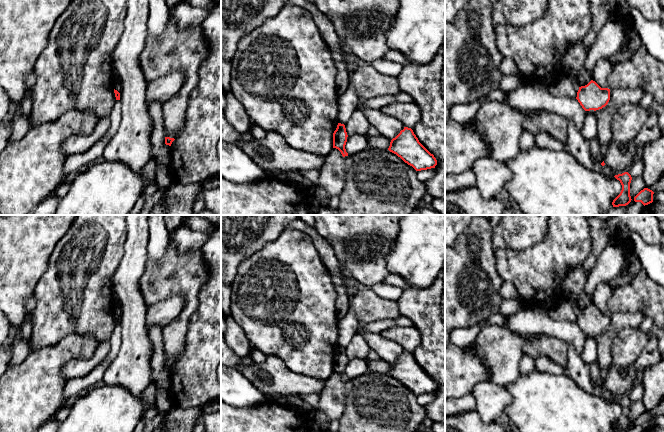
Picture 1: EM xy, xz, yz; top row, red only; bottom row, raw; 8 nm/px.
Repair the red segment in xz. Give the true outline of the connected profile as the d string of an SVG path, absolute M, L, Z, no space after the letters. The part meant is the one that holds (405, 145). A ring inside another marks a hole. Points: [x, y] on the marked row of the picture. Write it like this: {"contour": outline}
{"contour": "M404 127L400 133L391 140L388 150L416 171L435 168L437 160L418 140L413 130Z"}

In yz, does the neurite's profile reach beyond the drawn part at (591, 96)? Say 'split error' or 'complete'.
complete

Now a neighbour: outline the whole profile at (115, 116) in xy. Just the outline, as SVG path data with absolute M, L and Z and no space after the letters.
M117 100L113 106L113 109L109 116L110 125L106 132L106 134L102 137L102 139L109 138L113 136L117 131L120 121L121 121L121 101Z

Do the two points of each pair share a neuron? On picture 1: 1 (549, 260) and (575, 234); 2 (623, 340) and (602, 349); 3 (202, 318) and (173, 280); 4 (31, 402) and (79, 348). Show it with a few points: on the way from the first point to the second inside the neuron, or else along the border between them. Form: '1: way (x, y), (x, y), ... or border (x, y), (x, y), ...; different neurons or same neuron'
1: way (555, 254), (569, 240); same neuron
2: border (627, 327), (612, 340), (611, 364), (607, 368); different neurons
3: border (201, 287), (198, 307), (187, 332); different neurons
4: way (36, 386), (38, 380), (63, 355); same neuron

